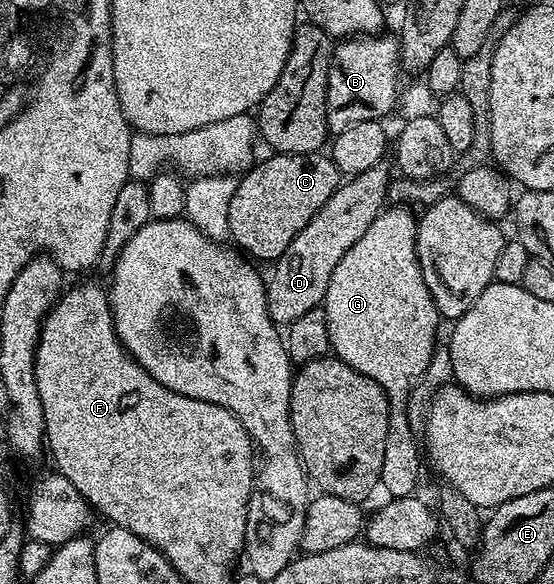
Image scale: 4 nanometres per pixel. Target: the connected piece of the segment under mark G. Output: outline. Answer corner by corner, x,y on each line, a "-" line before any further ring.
392,205
378,213
368,230
352,245
332,271
328,291
322,308
328,322
328,335
331,352
337,359
350,365
352,369
374,379
385,391
389,401
388,433
384,446
384,458
379,486
386,489
389,498
411,497
420,477
420,443
416,441
408,405
410,395
418,379
427,371
434,349
440,314
434,297
428,291
420,270
418,257
417,216
407,206

